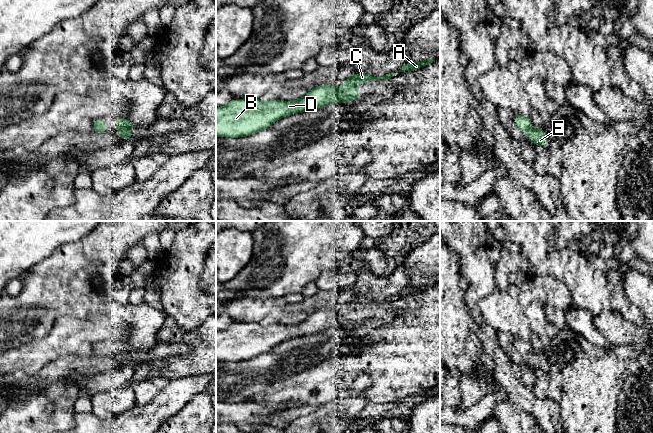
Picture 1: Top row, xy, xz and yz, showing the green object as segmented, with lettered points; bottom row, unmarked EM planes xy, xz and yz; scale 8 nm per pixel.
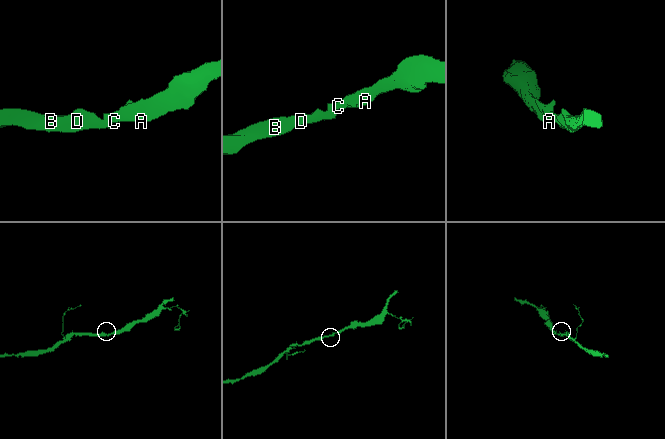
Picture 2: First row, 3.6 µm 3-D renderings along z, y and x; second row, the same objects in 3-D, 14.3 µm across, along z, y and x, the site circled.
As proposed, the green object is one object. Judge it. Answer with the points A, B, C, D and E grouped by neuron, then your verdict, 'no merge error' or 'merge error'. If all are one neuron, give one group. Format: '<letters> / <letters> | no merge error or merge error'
A B C D E | no merge error

